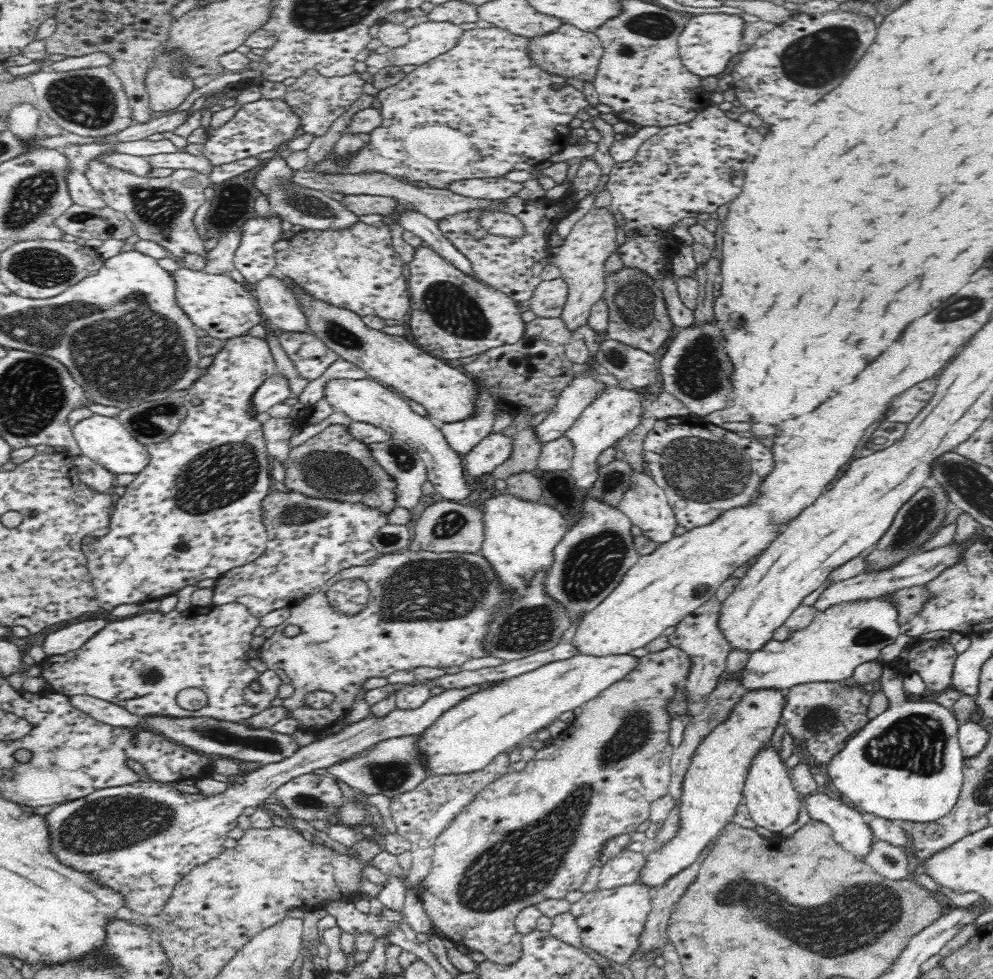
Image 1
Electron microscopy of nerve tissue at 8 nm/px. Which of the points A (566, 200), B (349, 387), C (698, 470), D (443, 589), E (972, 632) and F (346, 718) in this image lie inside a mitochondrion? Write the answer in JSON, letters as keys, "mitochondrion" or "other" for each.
{"A":"other","B":"other","C":"mitochondrion","D":"mitochondrion","E":"other","F":"other"}

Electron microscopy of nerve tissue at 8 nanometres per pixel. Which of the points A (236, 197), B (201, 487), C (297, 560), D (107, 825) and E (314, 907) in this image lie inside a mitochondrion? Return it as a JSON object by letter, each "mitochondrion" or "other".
{"A":"mitochondrion","B":"mitochondrion","C":"other","D":"mitochondrion","E":"other"}

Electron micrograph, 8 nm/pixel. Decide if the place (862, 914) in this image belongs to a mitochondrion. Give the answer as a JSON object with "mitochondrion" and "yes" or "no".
{"mitochondrion":"yes"}

